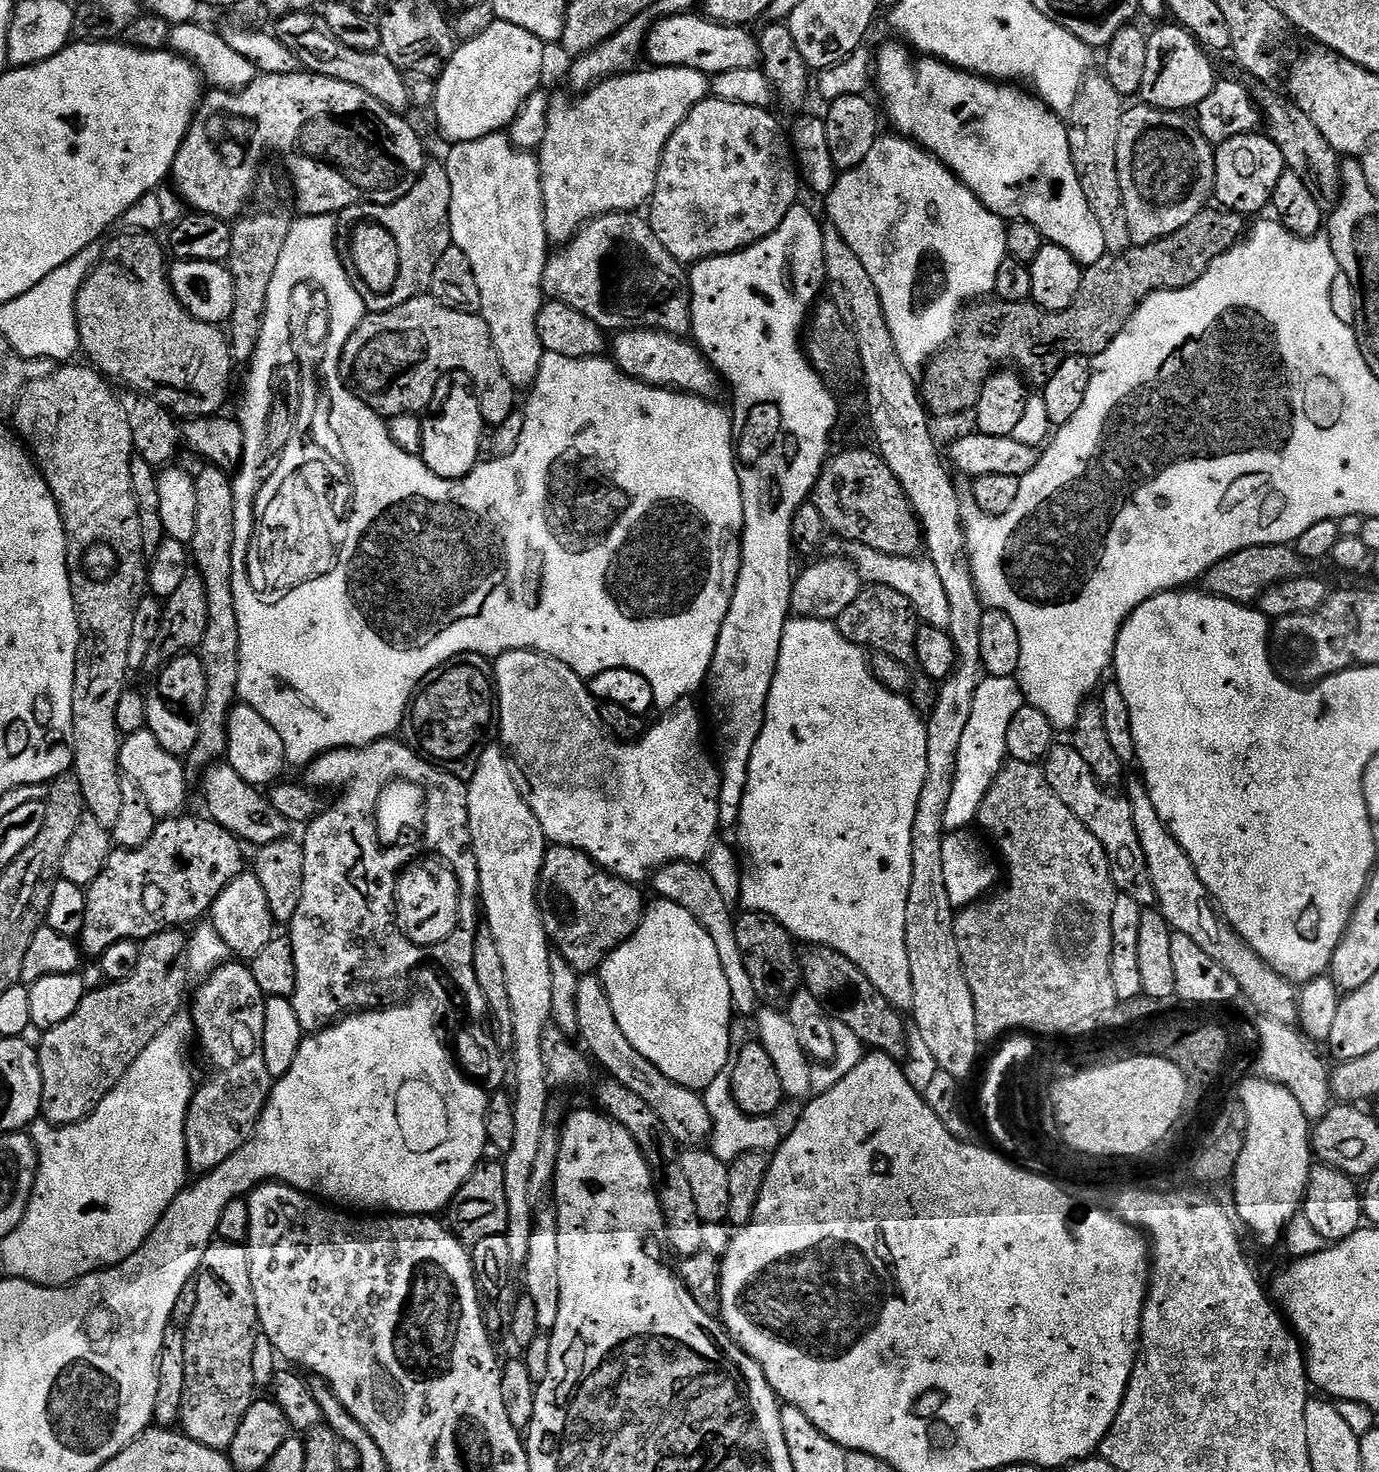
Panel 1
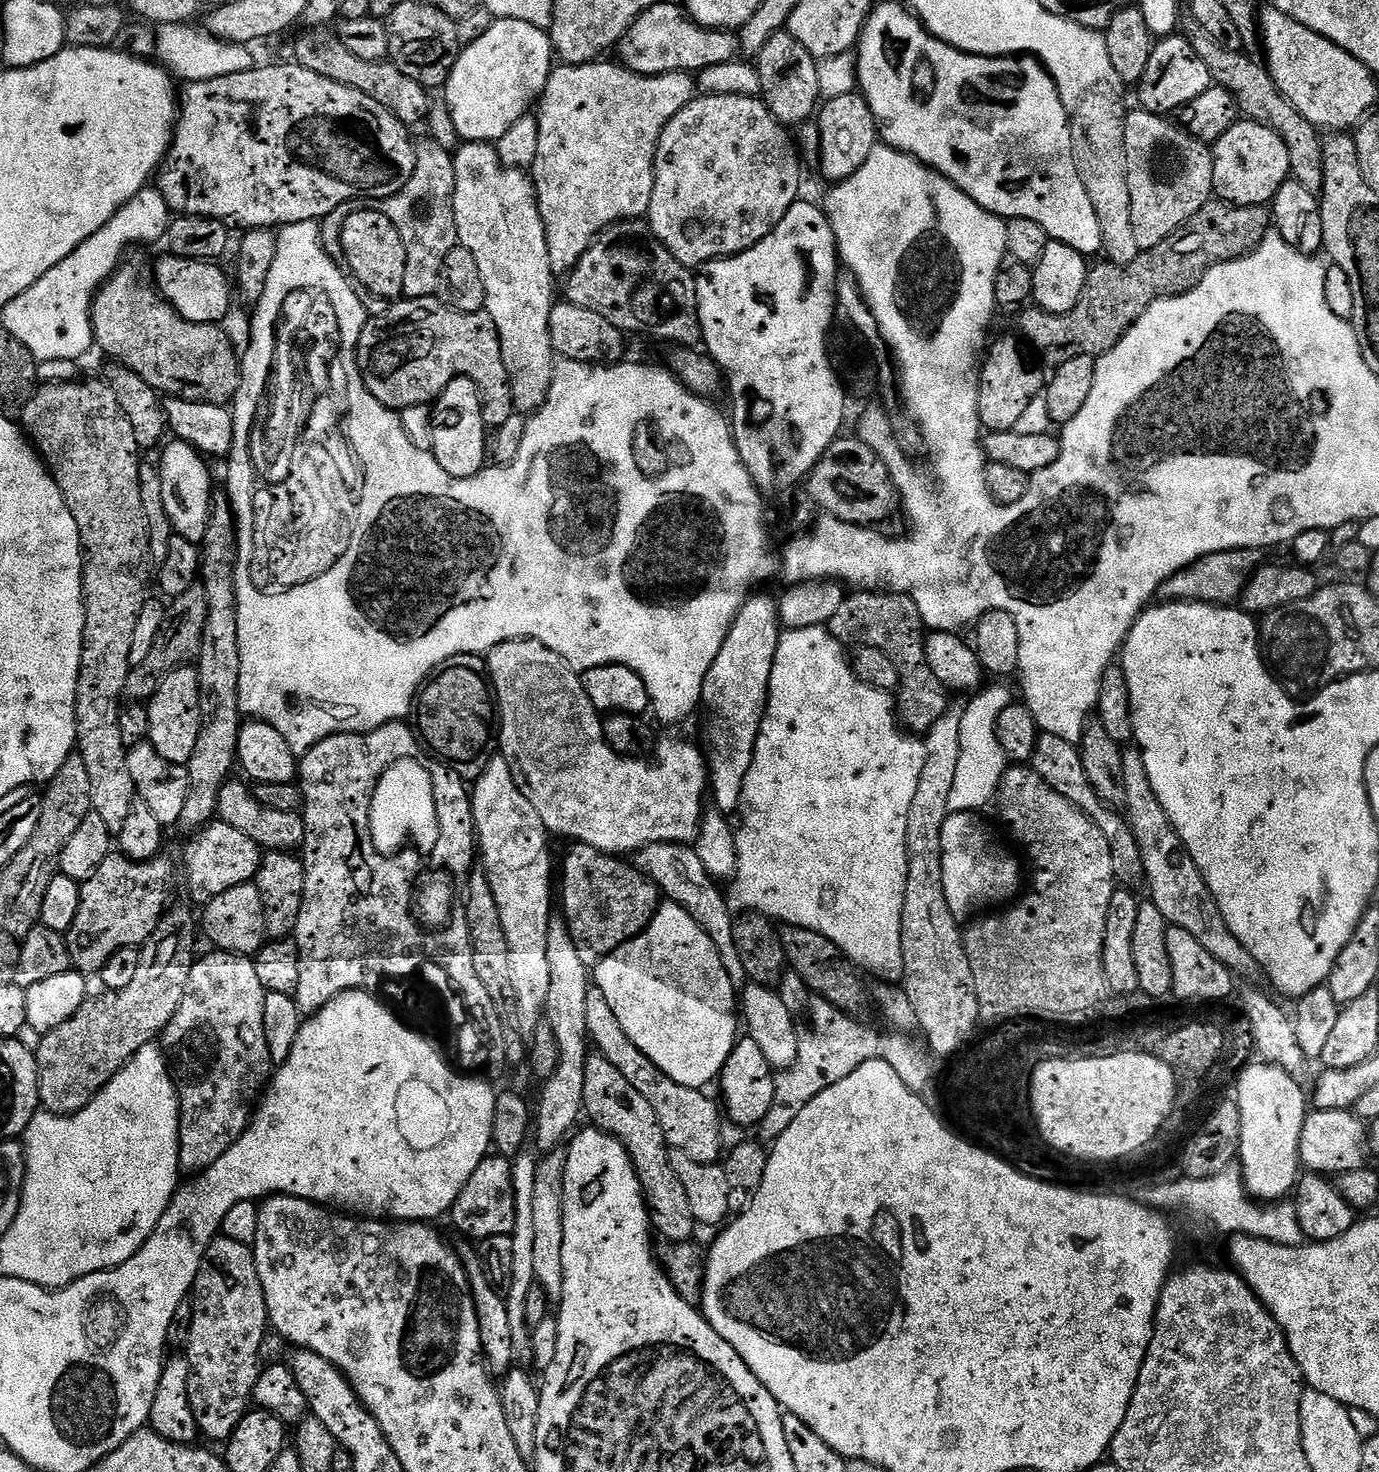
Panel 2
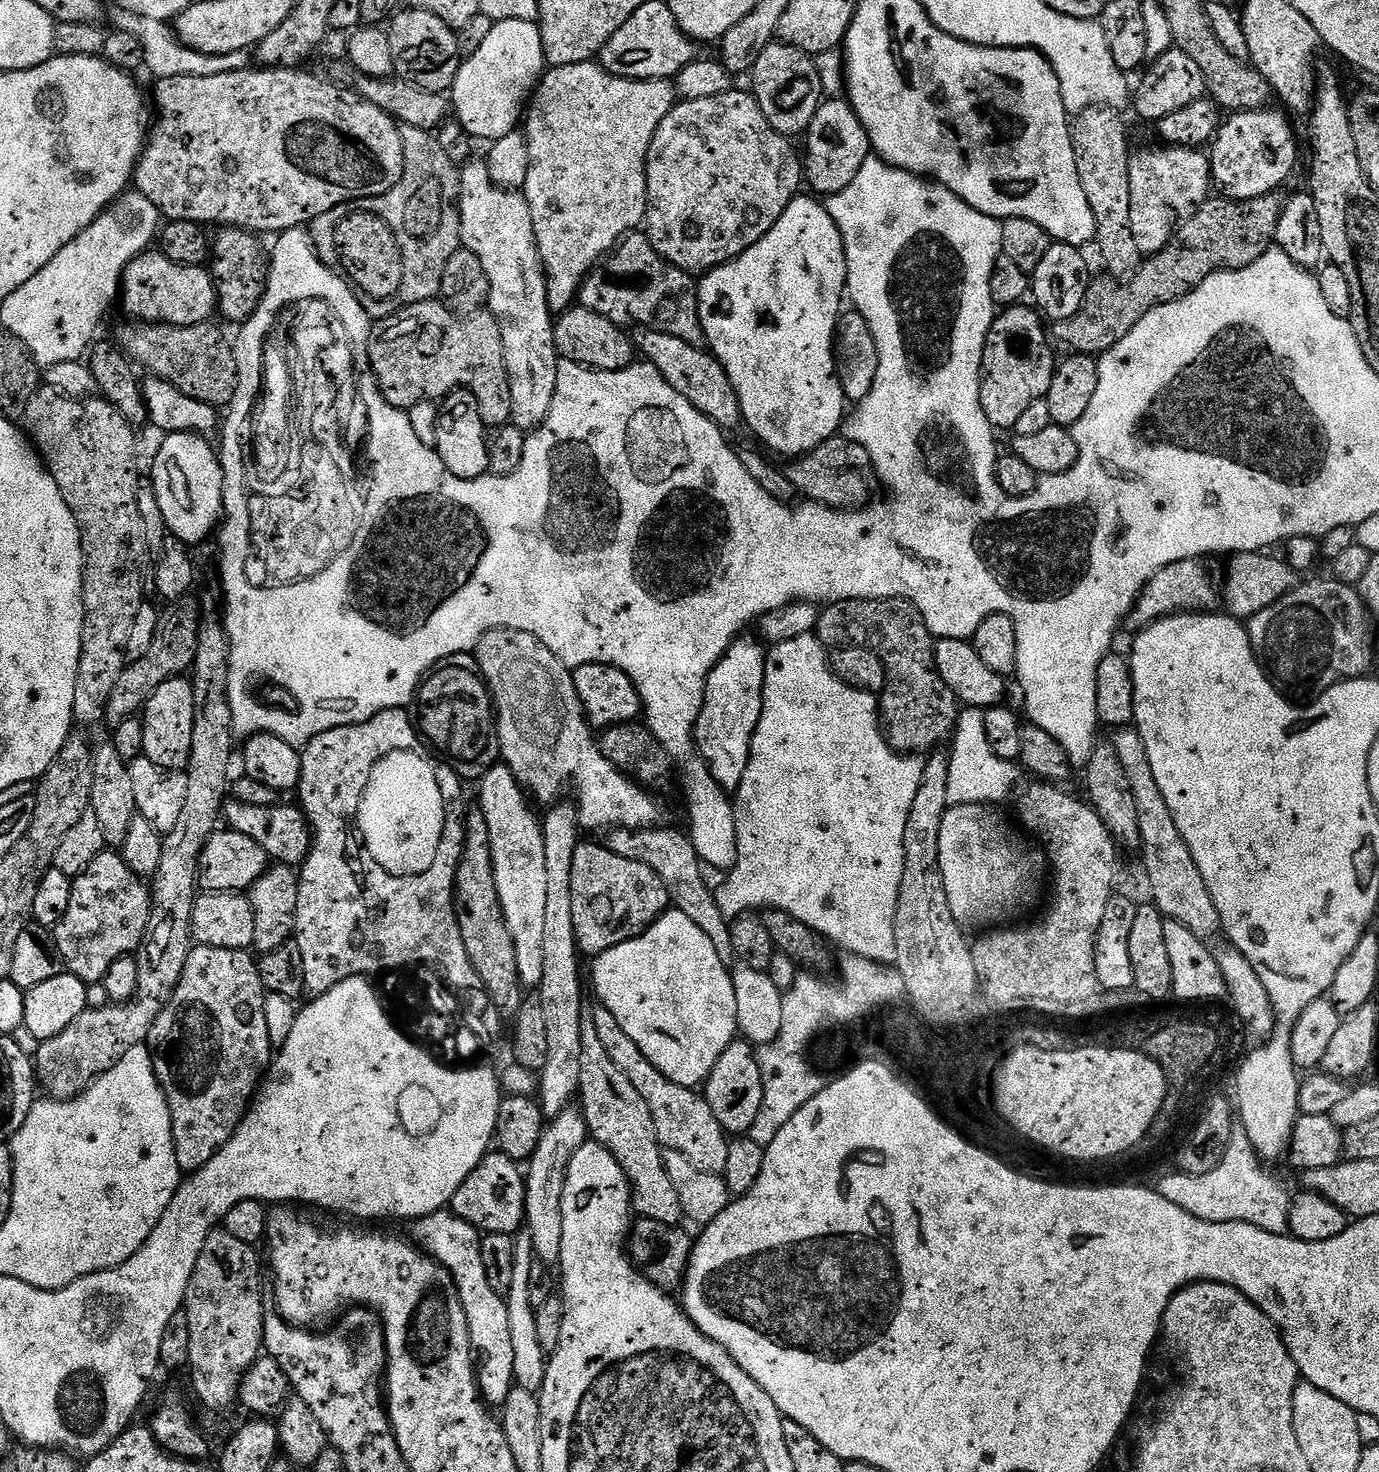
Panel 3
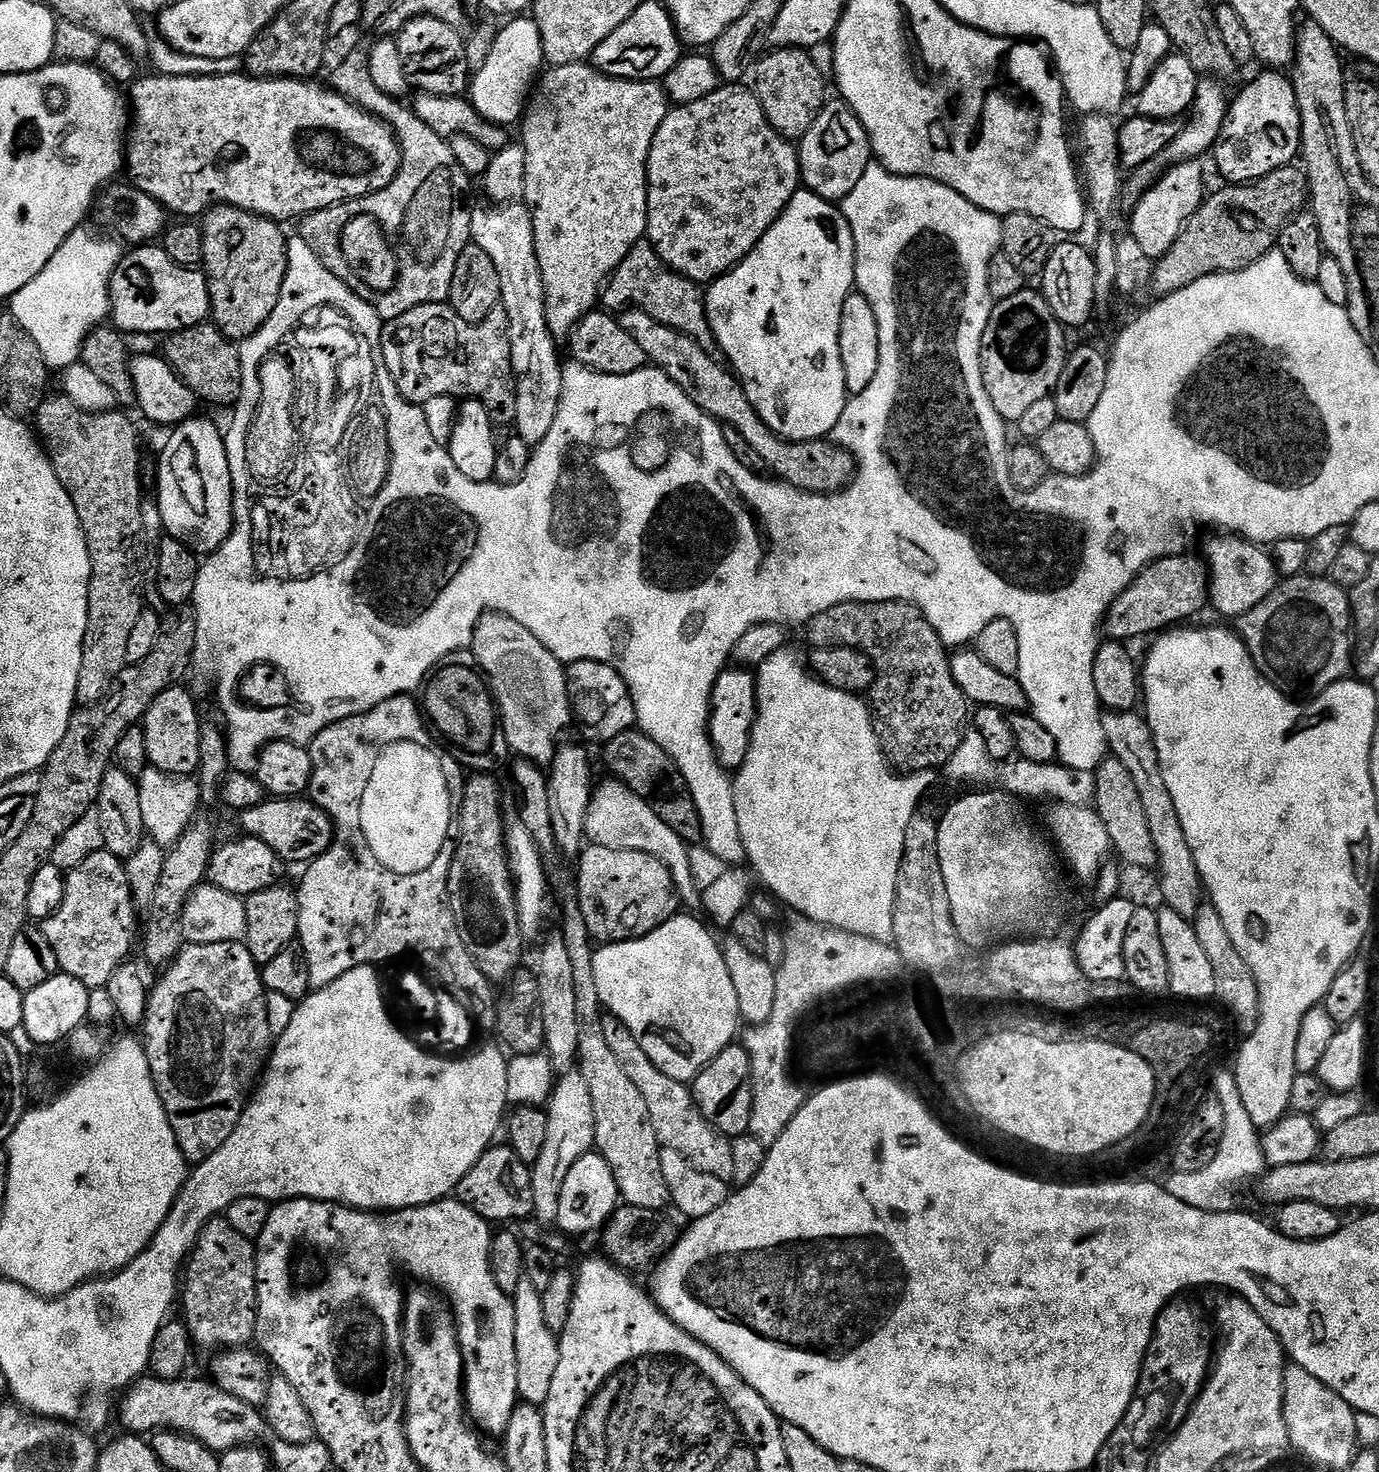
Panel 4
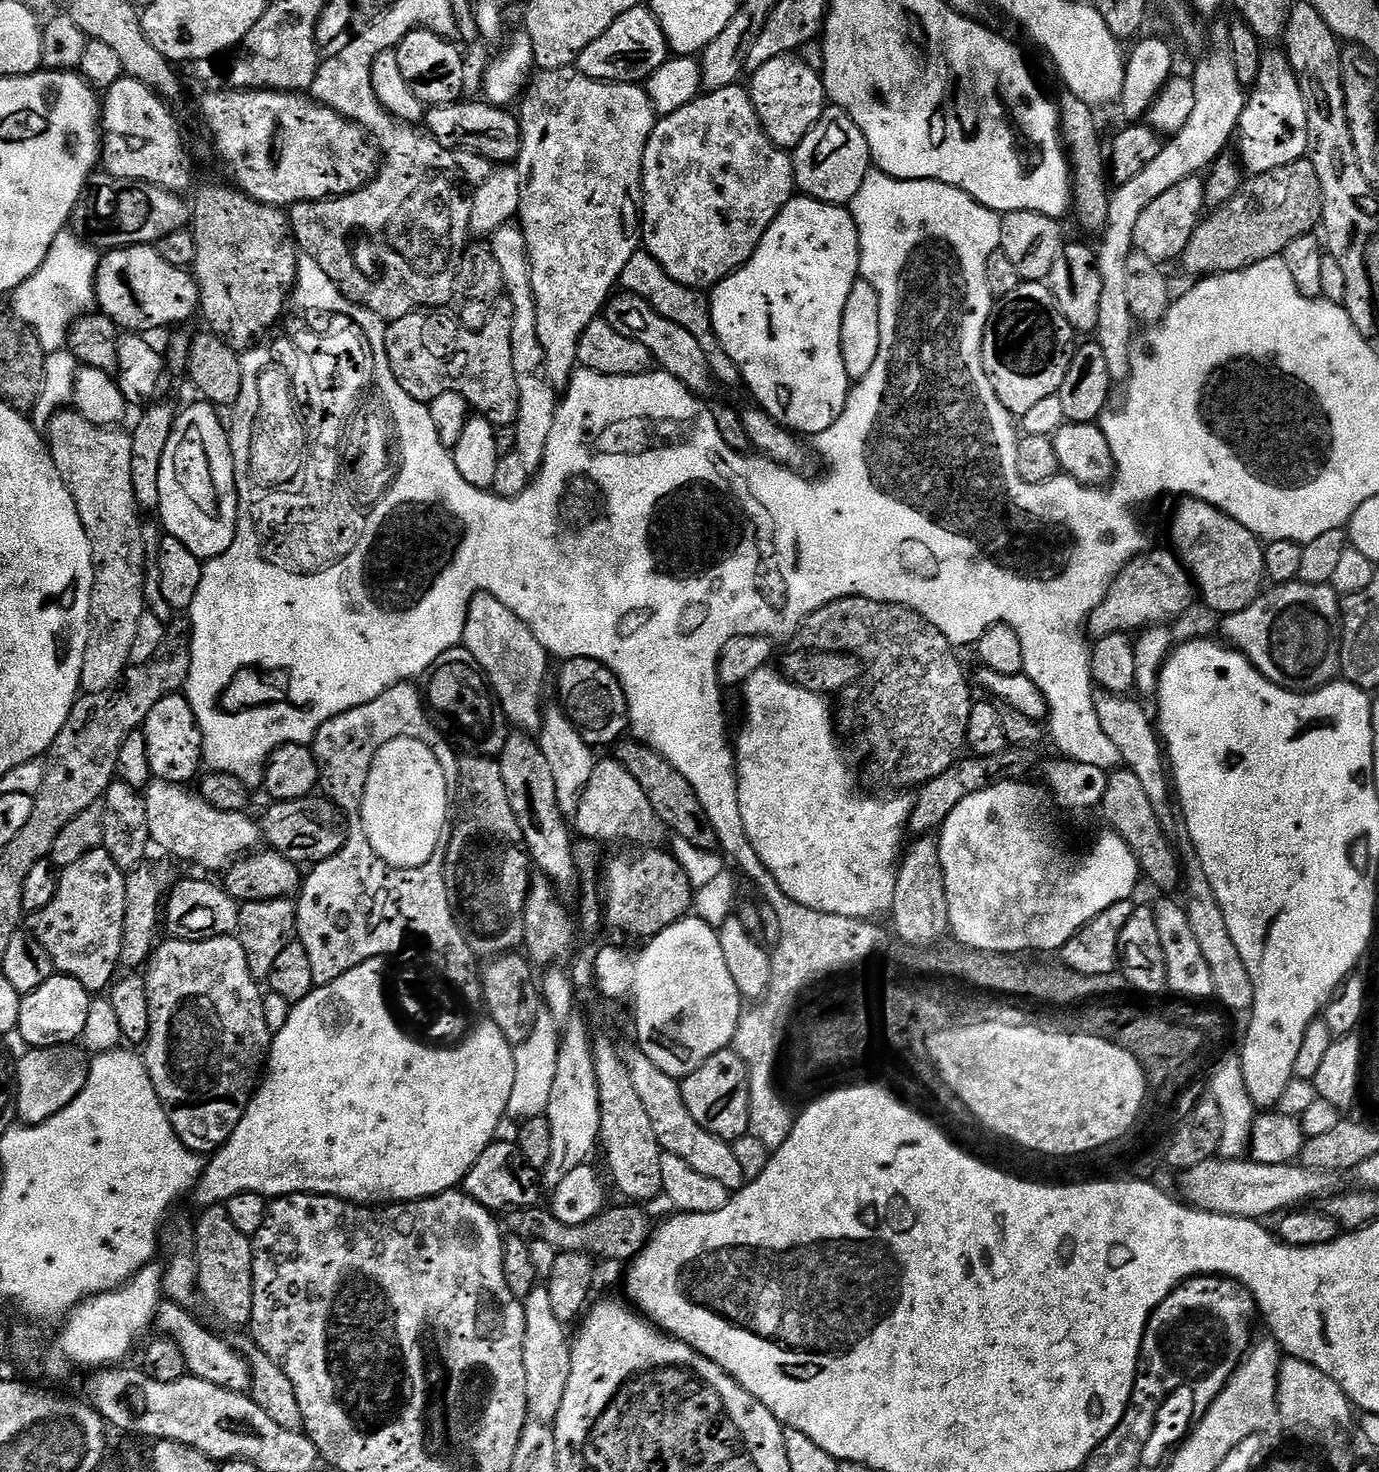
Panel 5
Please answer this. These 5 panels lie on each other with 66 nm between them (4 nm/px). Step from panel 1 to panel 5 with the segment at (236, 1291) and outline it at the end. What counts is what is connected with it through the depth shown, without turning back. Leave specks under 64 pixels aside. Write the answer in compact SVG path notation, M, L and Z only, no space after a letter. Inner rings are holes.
M213 1204L199 1214L194 1227L199 1295L222 1323L247 1325L252 1319L252 1241L230 1222L224 1204Z

